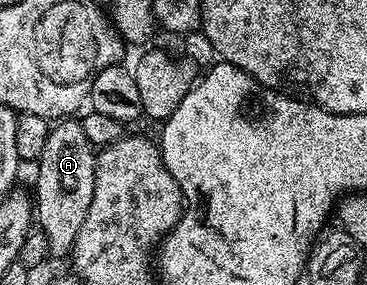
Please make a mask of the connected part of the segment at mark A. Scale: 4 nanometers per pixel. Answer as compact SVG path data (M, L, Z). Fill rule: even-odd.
M63 118L49 130L46 145L36 163L38 175L34 192L34 217L37 226L42 227L40 233L52 259L67 258L71 254L93 201L95 152L85 137L83 124L79 120L72 120L76 119Z

